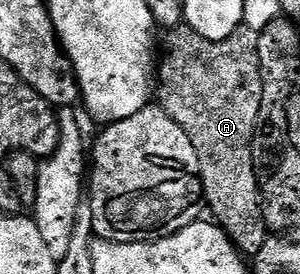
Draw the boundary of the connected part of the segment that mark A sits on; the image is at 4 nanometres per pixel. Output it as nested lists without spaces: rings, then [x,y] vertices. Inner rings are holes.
[[[180,25],[170,28],[166,32],[166,35],[167,40],[164,43],[162,40],[161,58],[157,63],[158,106],[162,107],[163,112],[169,118],[177,121],[177,125],[181,125],[181,129],[185,129],[185,133],[197,153],[199,176],[203,178],[203,197],[209,211],[215,214],[212,215],[214,222],[218,223],[222,227],[223,232],[231,238],[231,243],[234,244],[236,251],[240,255],[254,257],[261,249],[261,245],[265,245],[265,241],[269,238],[269,228],[263,216],[263,197],[259,194],[259,178],[255,172],[255,148],[253,146],[257,139],[257,128],[260,126],[259,110],[261,109],[261,101],[263,100],[263,74],[259,68],[259,32],[244,25],[237,28],[229,37],[225,37],[225,41],[209,41],[205,37],[201,37],[200,33],[195,33],[191,27]]]

